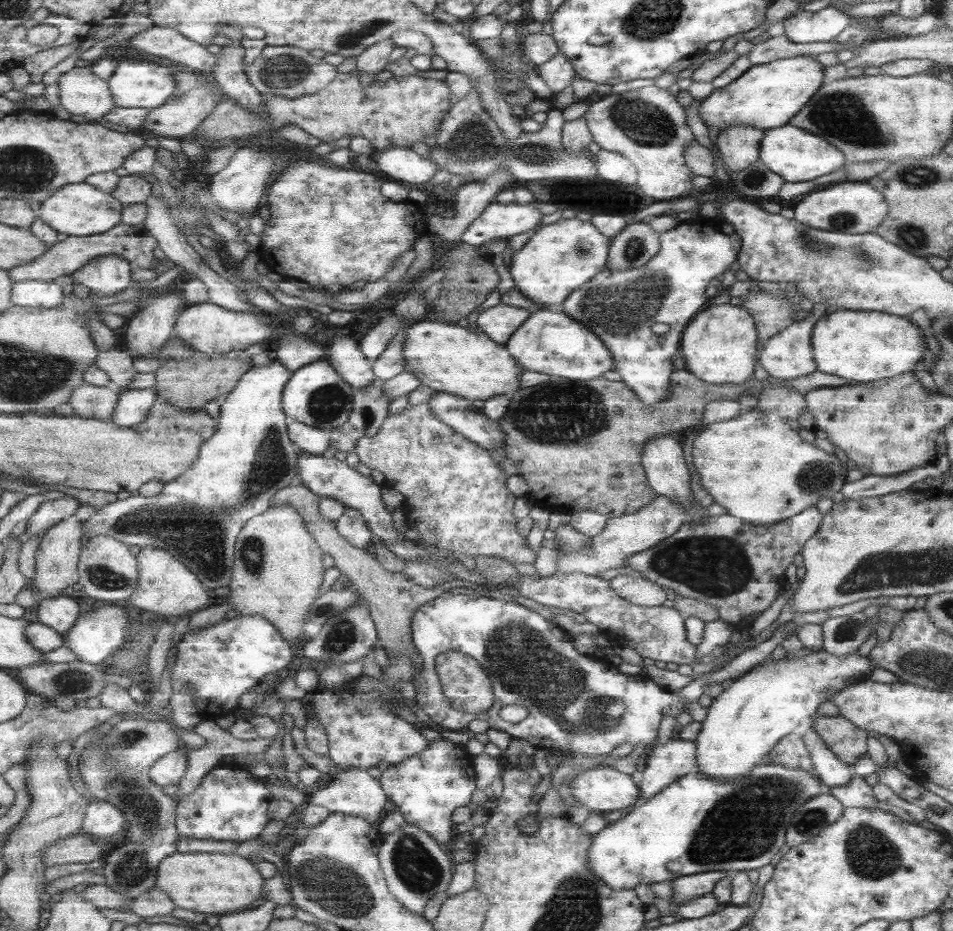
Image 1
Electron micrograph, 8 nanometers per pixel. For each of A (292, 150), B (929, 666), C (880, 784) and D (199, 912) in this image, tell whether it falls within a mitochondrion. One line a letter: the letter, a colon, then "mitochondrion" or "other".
A: other
B: mitochondrion
C: other
D: other

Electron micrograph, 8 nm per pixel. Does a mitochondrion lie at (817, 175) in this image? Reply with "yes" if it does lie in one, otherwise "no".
no

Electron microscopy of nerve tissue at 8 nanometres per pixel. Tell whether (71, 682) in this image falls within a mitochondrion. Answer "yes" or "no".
yes

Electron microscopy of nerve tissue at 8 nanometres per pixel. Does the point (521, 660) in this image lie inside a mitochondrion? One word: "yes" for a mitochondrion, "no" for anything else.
yes

